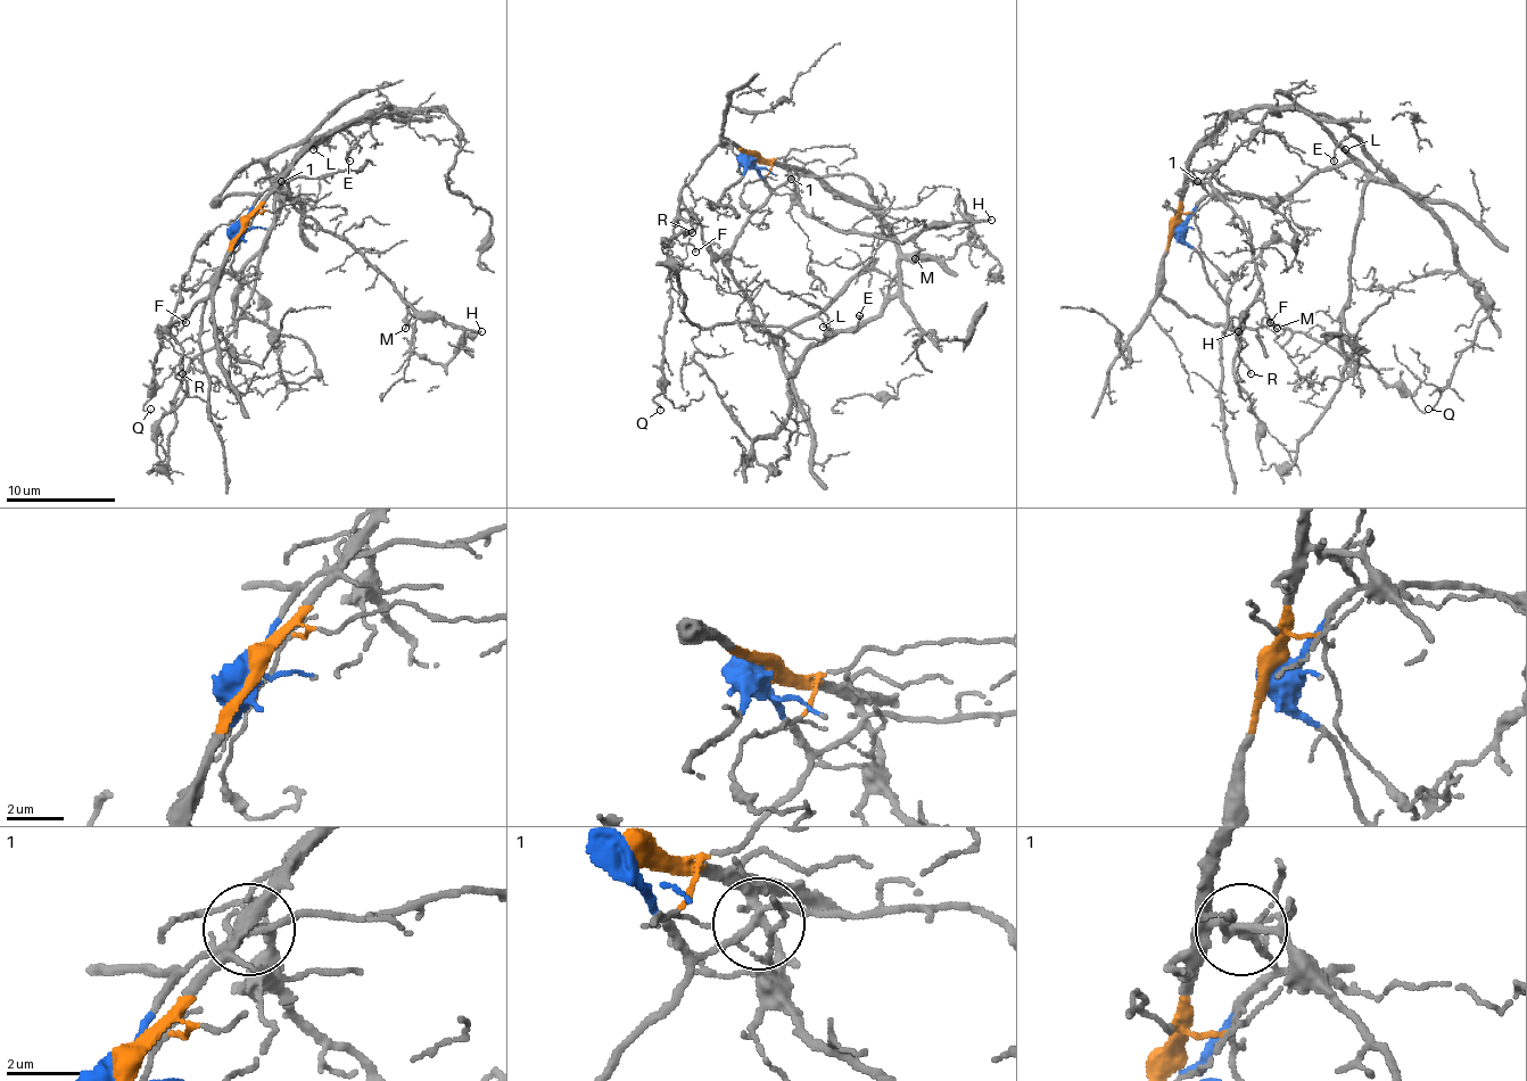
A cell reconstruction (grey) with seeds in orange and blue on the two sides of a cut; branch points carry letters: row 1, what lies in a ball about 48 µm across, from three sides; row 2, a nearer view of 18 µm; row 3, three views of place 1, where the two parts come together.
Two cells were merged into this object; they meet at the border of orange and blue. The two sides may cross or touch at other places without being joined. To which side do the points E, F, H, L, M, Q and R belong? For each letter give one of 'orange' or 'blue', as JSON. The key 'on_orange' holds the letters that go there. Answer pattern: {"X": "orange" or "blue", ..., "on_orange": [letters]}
{"E": "orange", "F": "orange", "H": "orange", "L": "blue", "M": "orange", "Q": "orange", "R": "orange", "on_orange": ["E", "F", "H", "M", "Q", "R"]}

